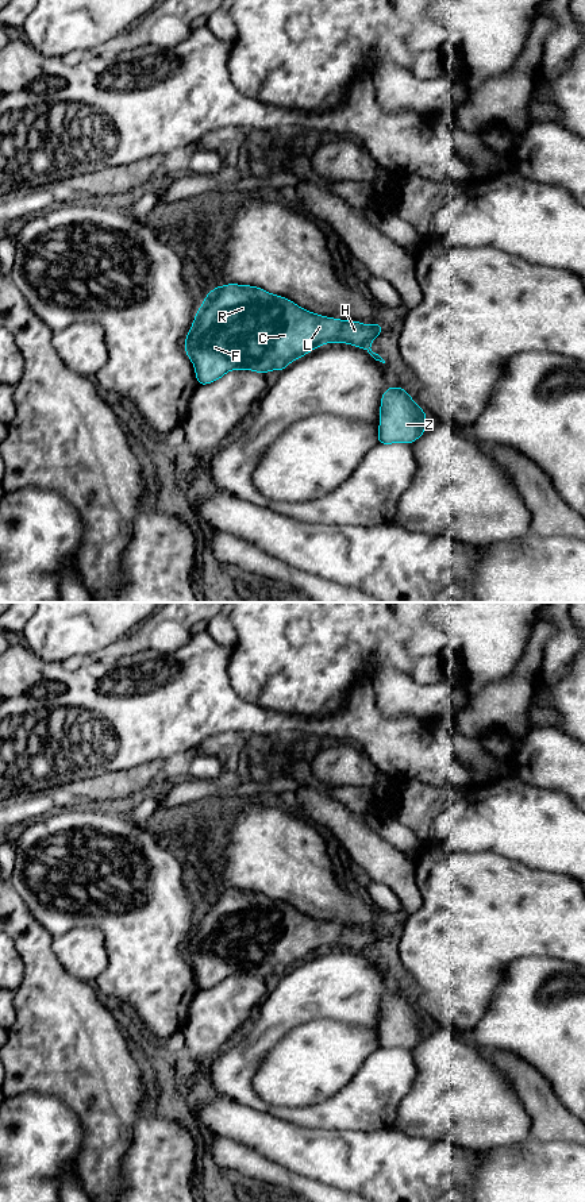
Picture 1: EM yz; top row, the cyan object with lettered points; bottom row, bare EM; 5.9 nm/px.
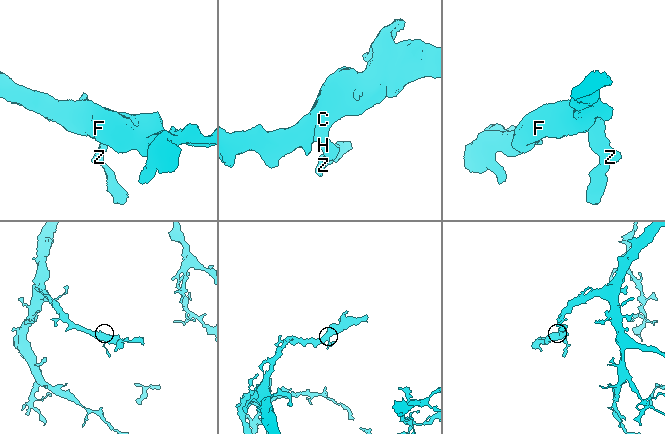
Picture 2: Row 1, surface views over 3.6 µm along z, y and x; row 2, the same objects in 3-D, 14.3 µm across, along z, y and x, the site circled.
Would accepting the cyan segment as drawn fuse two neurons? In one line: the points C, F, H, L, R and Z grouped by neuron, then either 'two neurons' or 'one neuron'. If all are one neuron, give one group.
C F H L R Z; one neuron

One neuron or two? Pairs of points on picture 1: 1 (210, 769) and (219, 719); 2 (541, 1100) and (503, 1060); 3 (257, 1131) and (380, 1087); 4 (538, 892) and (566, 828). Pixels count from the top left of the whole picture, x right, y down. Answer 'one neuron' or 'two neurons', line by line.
1: two neurons
2: one neuron
3: two neurons
4: two neurons

